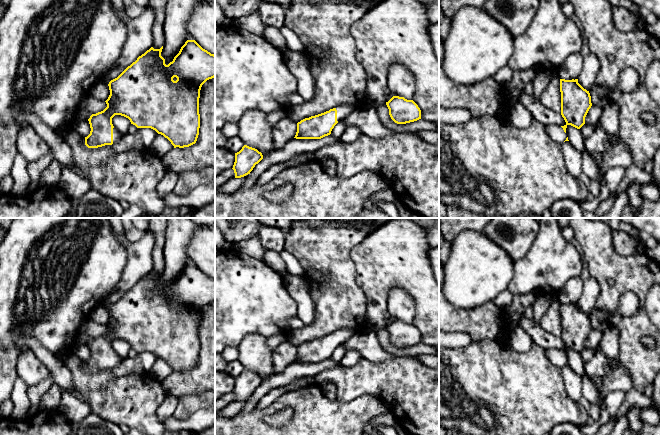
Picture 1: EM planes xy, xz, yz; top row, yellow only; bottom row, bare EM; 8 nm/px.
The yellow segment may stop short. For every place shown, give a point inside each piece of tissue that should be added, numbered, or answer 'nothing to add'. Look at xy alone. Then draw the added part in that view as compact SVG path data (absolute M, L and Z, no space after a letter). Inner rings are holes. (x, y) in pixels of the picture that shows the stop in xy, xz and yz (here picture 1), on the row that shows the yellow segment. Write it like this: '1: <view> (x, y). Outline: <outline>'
1: xy (117, 135). Outline: M115 127L113 128L113 143L118 142L123 136Z

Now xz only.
1: xz (343, 111). Outline: M340 105L336 107L337 110L337 121L340 122L351 114L356 108L351 105Z

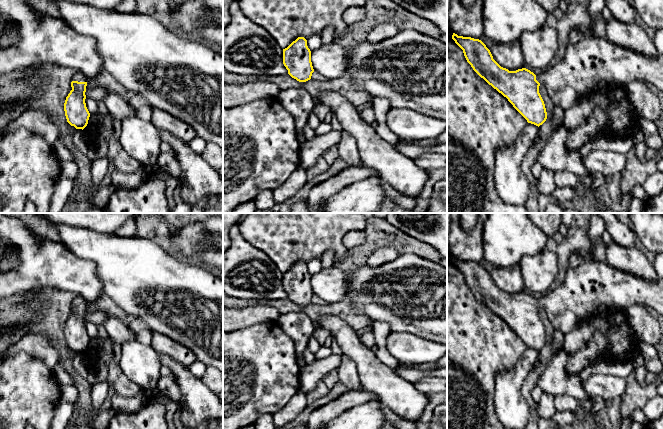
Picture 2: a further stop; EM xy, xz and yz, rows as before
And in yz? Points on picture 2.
1: yz (591, 62). Outline: M593 36L569 45L563 59L537 75L536 80L546 88L555 105L567 110L584 94L603 84L627 86L630 82L639 80L663 91L663 56L658 54L655 57L649 57Z

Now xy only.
1: xy (78, 76). Outline: M75 71L72 81L87 82L87 78L79 71Z

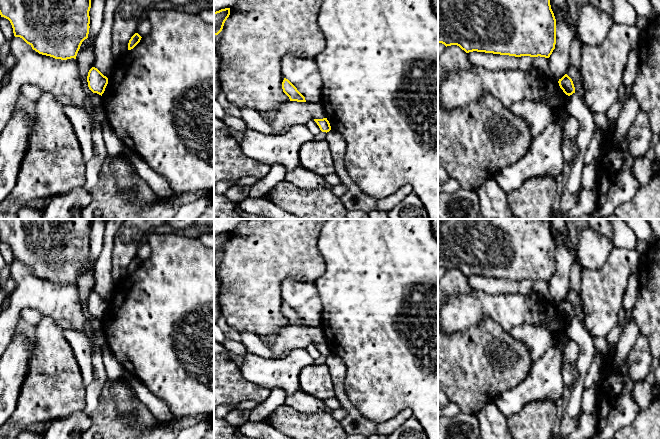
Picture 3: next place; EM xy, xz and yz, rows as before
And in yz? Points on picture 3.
nothing to add

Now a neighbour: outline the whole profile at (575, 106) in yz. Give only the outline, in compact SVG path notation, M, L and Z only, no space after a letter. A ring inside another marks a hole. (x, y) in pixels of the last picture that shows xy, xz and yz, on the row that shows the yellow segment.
M576 92L567 98L565 110L580 123L580 129L575 138L575 145L579 148L579 151L575 154L567 181L567 190L569 194L574 195L580 192L582 188L581 176L584 167L584 156L595 131L594 113L588 109Z

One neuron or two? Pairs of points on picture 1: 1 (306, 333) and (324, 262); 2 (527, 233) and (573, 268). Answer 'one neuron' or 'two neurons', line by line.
1: one neuron
2: two neurons

